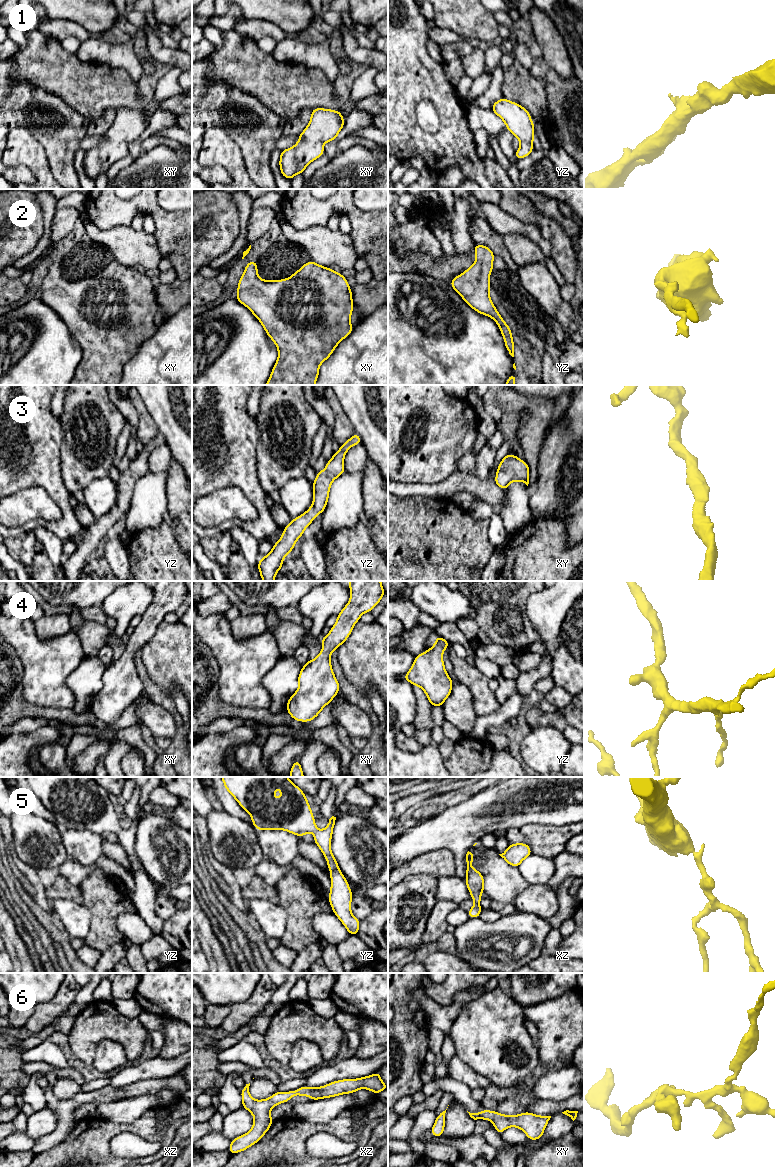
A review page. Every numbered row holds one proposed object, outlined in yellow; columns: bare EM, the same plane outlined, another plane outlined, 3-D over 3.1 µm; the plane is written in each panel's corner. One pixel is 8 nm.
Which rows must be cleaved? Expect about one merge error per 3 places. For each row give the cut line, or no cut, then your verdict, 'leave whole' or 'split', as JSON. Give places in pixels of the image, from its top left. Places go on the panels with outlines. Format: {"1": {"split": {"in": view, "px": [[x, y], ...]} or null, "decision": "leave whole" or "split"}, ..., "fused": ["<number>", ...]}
{"1": {"split": null, "decision": "leave whole"}, "2": {"split": null, "decision": "leave whole"}, "3": {"split": null, "decision": "leave whole"}, "4": {"split": null, "decision": "leave whole"}, "5": {"split": null, "decision": "leave whole"}, "6": {"split": null, "decision": "leave whole"}, "fused": []}

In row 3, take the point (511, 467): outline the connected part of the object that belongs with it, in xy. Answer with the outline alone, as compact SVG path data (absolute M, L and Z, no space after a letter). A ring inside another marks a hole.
M509 452L498 465L494 482L503 490L507 490L508 485L513 481L523 482L528 486L529 476L528 464Z

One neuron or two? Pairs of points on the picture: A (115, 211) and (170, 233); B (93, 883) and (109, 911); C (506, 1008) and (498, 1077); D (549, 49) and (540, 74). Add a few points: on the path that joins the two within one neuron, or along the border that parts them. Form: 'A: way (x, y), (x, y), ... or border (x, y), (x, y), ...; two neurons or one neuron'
A: way (130, 208), (133, 206), (149, 206), (161, 218); one neuron
B: way (97, 890), (106, 900), (106, 904); one neuron
C: way (497, 1025), (498, 1060); one neuron
D: border (541, 57), (562, 77); two neurons

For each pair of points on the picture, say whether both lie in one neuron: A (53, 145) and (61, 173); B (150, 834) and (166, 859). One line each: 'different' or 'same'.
A: same
B: same

